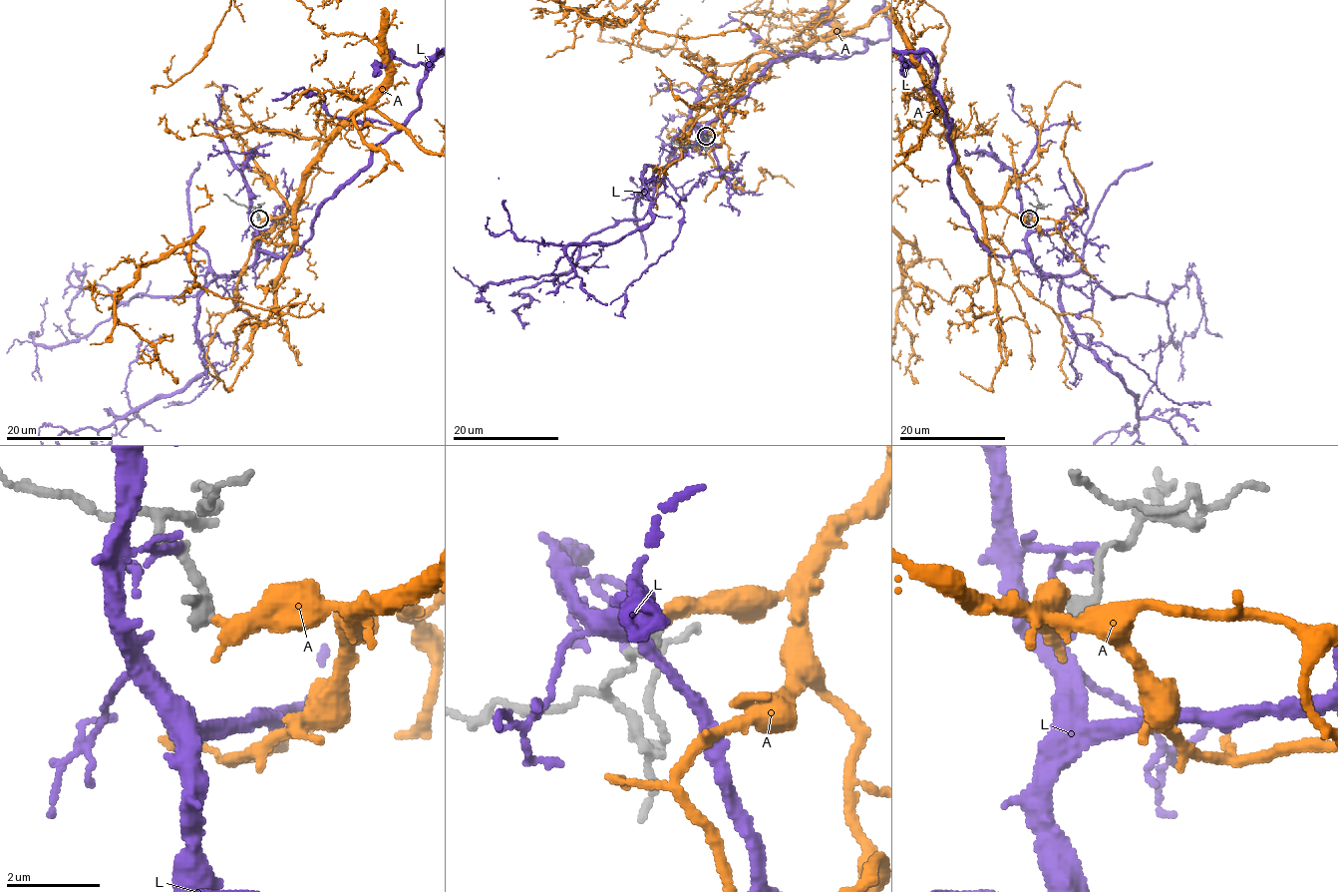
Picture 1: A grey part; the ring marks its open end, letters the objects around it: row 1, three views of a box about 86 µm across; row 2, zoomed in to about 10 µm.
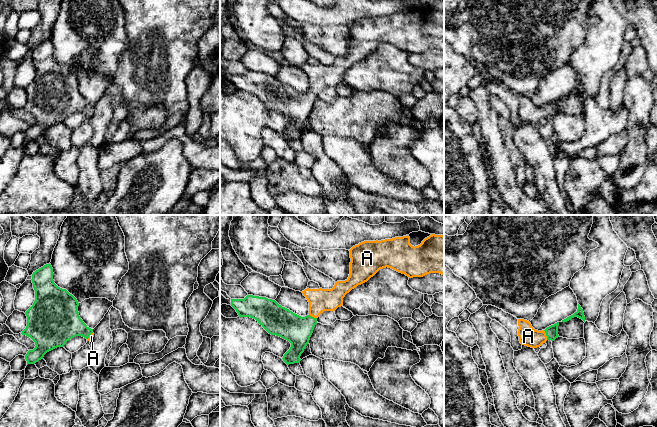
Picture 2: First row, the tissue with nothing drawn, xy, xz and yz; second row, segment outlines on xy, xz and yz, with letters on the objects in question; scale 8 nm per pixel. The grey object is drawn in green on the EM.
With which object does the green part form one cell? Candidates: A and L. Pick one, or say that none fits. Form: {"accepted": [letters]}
{"accepted": ["A"]}

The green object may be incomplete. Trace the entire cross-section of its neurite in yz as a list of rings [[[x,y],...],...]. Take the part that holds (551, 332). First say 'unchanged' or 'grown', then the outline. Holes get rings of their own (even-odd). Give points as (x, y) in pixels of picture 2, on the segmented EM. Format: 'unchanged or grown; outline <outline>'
grown; outline [[[518,319],[518,326],[518,336],[520,343],[531,348],[540,347],[547,340],[554,341],[559,337],[559,322],[547,327],[542,331],[535,330],[529,321],[524,319]]]

